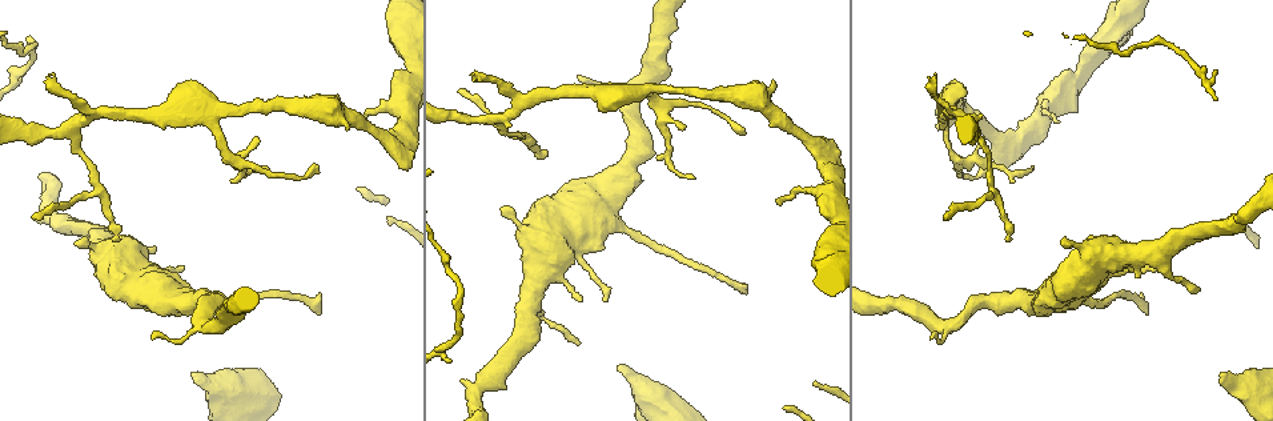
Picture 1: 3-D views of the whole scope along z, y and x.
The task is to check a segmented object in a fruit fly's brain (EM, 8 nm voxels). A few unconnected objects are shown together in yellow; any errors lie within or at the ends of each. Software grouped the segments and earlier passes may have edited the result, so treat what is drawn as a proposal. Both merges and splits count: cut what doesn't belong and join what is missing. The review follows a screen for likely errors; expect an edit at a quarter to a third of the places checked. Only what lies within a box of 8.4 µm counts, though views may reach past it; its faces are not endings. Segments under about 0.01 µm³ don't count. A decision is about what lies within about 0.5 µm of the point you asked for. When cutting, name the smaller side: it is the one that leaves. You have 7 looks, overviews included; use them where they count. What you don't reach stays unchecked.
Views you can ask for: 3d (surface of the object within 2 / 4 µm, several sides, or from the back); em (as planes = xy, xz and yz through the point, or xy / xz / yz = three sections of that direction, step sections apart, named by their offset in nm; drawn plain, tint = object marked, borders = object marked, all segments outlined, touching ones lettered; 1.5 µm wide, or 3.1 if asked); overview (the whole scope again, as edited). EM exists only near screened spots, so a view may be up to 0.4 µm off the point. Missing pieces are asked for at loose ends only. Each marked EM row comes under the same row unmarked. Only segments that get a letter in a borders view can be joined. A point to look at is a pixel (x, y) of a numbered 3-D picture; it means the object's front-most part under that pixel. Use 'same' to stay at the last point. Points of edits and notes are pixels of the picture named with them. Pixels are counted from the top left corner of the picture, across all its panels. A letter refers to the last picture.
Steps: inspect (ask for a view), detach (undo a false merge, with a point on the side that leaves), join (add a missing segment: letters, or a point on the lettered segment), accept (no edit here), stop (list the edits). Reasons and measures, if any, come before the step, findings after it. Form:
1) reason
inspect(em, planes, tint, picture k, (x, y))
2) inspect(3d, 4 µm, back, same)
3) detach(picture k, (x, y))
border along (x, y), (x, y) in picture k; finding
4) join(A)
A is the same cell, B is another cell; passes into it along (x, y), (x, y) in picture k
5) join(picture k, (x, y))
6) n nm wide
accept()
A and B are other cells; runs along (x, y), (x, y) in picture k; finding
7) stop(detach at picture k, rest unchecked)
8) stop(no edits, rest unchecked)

sudden change in width
inspect(3d, 4 µm, picture 1, (961, 163))

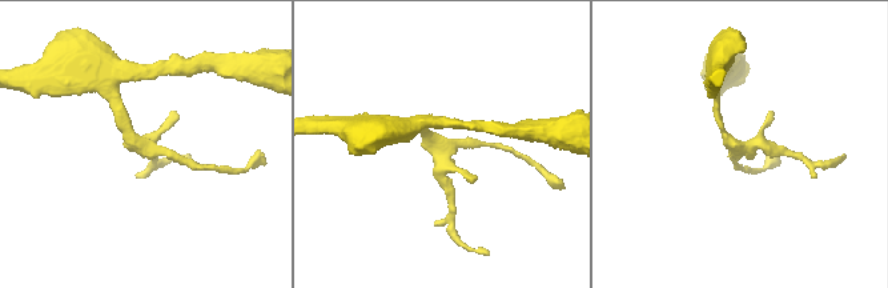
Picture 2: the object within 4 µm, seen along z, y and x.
inspect(em, xz, step 4, tint, picture 2, (441, 147))

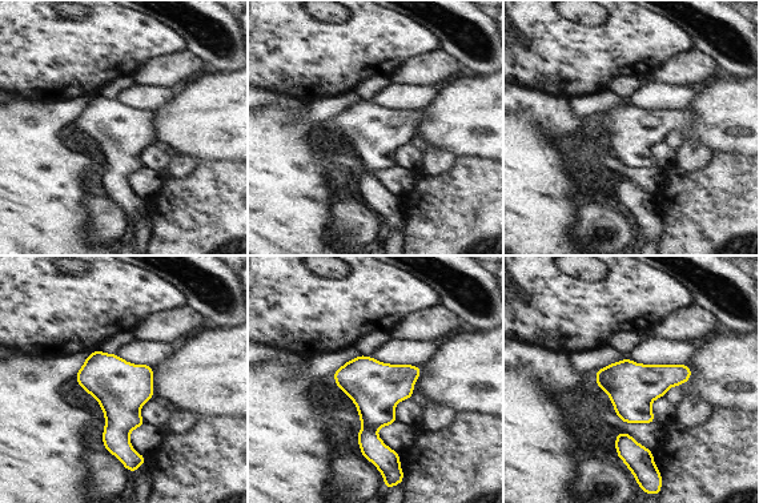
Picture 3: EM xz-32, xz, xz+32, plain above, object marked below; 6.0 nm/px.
inspect(em, planes, borders, same)

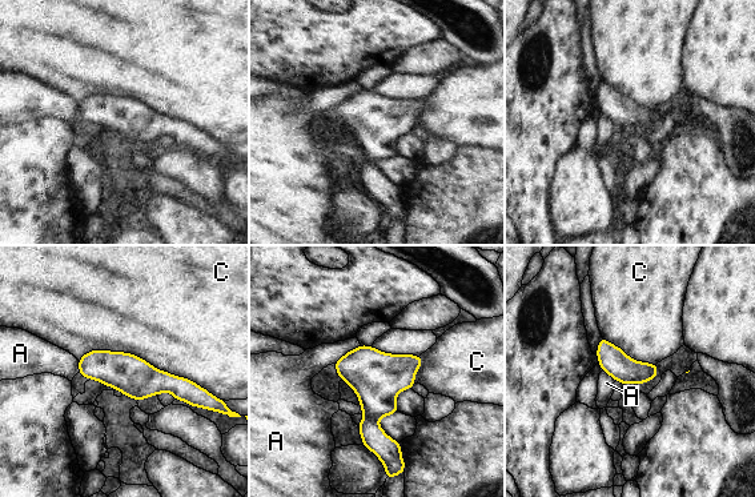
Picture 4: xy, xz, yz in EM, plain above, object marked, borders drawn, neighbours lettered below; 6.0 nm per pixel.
160 nm wide
accept()
A and C are other cells; border along (79, 359), (129, 352), (211, 395) in picture 4; continuous, no second neuron

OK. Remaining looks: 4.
tapers out
inspect(3d, 2 µm, picture 1, (929, 76))

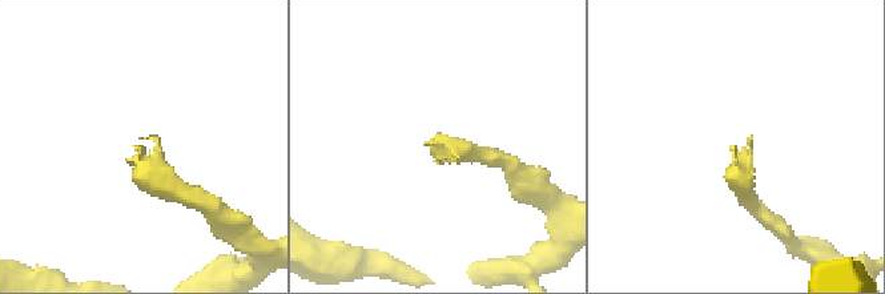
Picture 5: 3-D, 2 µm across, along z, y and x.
inspect(em, xz, step 4, borders, picture 5, (140, 149))

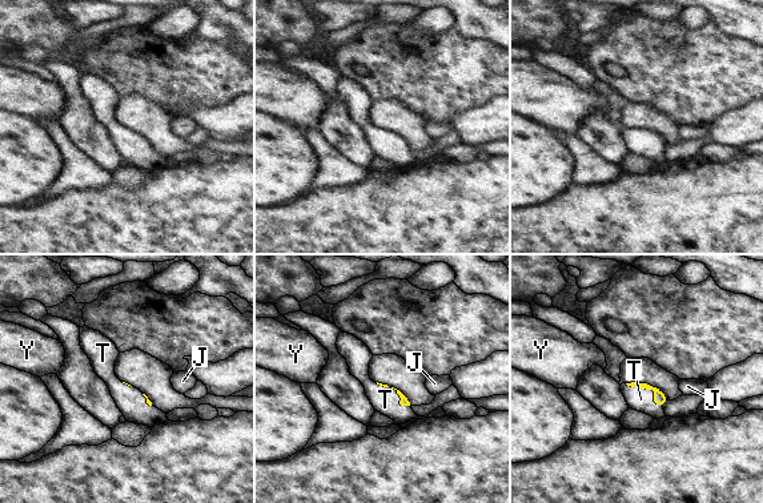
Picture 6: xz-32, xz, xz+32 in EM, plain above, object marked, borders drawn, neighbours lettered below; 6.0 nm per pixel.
inspect(em, planes, borders, same)

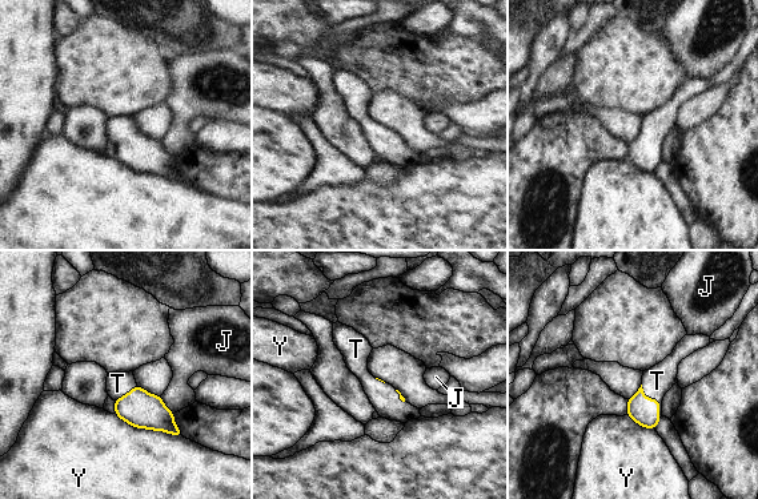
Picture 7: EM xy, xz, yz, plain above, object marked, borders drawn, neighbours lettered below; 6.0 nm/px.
join(T)
T is the same cell, J and Y are other cells; it goes on there

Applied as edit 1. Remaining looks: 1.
stop(join at picture 7, rest unchecked)

